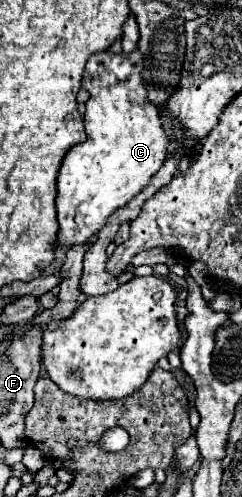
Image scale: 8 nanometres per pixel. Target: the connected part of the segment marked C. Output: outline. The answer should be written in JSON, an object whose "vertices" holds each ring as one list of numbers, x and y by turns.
{"vertices":[[102,51,88,59,84,69,82,87,88,91,90,99,86,101,86,141,78,143,76,147,68,149,62,159,57,177,57,196,55,200,57,220,60,223,58,245,76,245,86,243,94,233,104,227,108,217,124,207,134,195,138,195,144,185,150,183,152,175,162,167,166,155,164,147,168,145,168,137,164,135,158,107,146,95,146,79,142,77,144,69,144,55,138,51,132,53,112,53]]}

